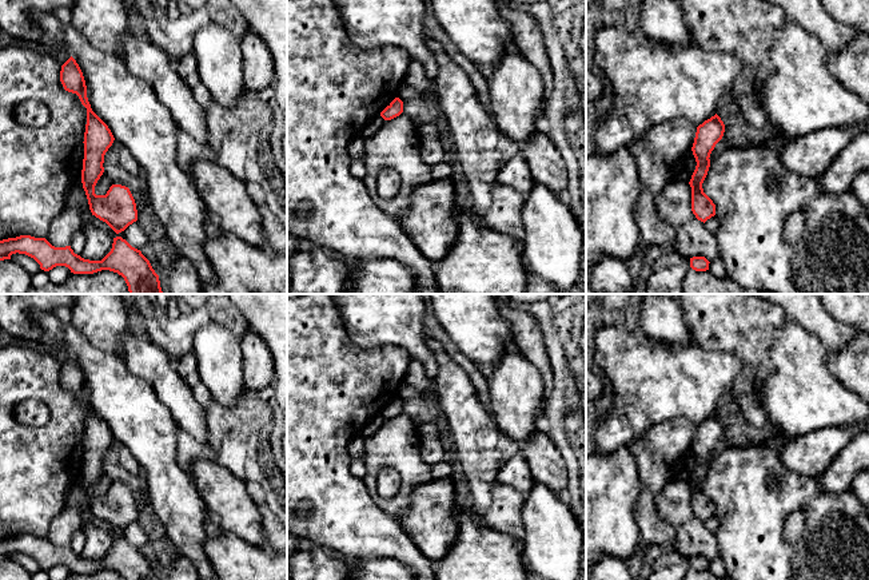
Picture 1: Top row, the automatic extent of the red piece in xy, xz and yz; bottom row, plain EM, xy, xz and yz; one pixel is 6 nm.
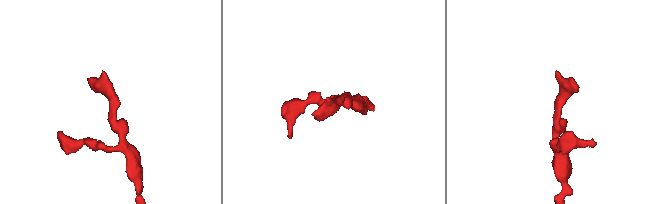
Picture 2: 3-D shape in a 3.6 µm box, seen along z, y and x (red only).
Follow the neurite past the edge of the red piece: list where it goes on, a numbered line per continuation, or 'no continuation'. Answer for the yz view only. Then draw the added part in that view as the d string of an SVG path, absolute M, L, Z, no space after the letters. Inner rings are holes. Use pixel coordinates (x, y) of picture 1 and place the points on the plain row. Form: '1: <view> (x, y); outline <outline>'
no continuation

